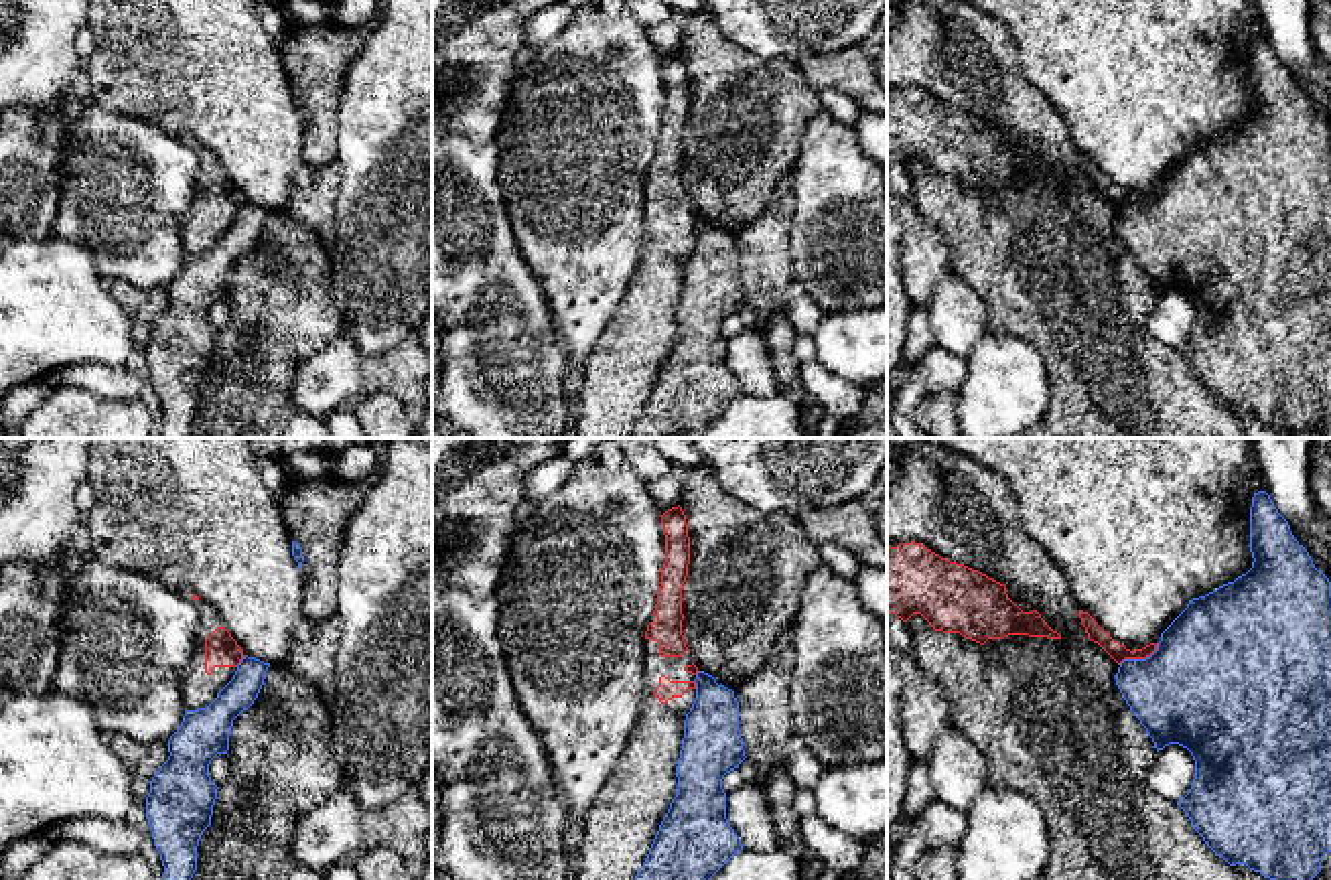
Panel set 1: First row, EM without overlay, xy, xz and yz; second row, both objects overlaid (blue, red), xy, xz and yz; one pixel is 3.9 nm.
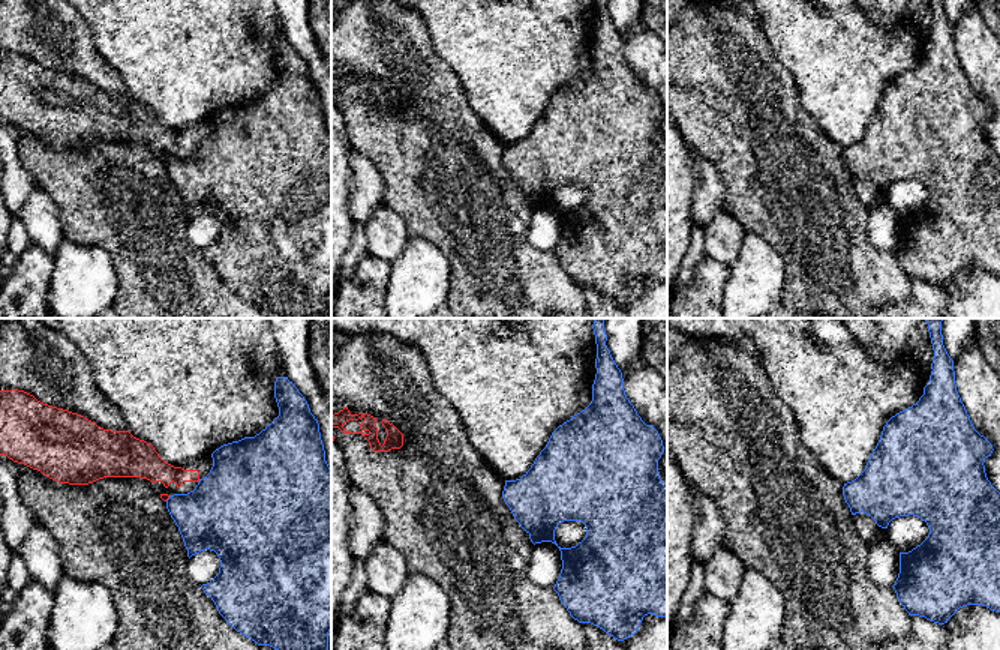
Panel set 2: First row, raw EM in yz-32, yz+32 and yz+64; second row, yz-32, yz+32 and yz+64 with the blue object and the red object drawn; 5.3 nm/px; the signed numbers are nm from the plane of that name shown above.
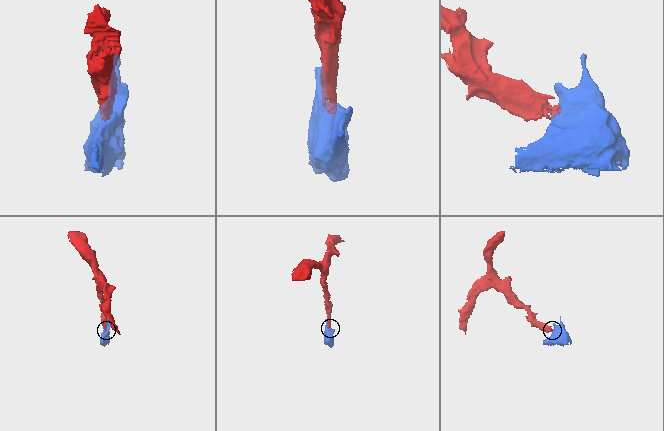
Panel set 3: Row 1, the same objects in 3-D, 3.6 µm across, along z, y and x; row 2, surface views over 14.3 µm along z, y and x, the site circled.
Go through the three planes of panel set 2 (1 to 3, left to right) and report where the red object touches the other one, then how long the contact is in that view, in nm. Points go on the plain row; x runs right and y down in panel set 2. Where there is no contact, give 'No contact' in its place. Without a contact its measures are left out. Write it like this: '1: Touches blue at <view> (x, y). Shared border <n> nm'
1: Touches blue at yz-32 (200, 144). Shared border 30 nm
2: No contact
3: No contact

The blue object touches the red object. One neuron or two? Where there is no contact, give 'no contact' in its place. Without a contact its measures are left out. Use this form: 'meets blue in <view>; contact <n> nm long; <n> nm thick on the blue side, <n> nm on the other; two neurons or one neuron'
meets blue in yz; contact 180 nm long; 440 nm thick on the blue side, 70 nm on the other; two neurons

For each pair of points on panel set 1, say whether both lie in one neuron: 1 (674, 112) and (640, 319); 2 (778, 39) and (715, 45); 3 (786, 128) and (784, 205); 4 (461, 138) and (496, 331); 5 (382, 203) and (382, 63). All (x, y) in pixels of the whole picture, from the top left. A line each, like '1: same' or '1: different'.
1: same
2: different
3: different
4: same
5: same

